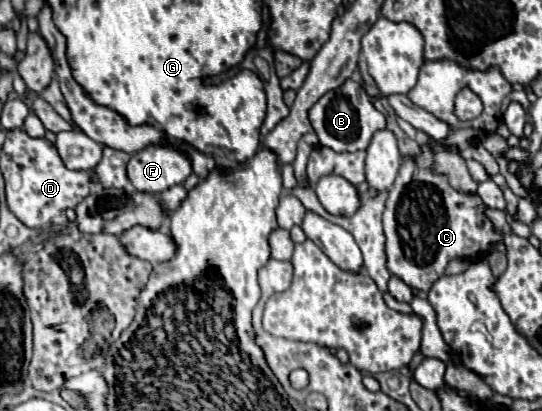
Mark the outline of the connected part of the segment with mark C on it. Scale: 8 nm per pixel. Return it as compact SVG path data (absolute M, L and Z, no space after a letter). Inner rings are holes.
M420 145L420 153L414 157L402 157L398 177L388 191L382 219L388 271L416 291L428 291L452 259L472 263L484 259L490 249L506 253L504 239L488 219L482 199L476 193L456 191L448 183L448 177L440 175L432 167L434 151L430 145Z

